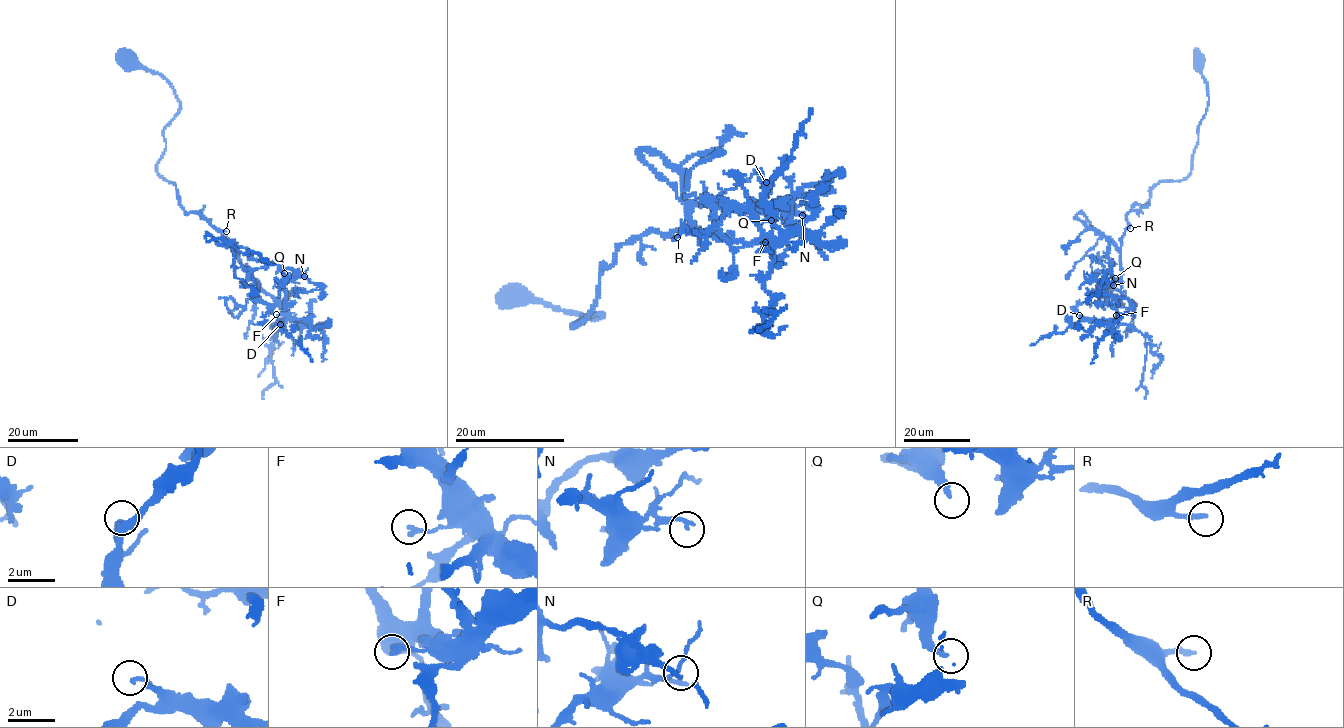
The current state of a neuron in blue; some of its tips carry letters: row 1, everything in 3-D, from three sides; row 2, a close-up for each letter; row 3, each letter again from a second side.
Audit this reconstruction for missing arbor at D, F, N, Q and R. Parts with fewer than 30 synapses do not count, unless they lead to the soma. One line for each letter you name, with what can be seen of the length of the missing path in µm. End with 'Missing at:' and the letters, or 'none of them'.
Missing at: none of them

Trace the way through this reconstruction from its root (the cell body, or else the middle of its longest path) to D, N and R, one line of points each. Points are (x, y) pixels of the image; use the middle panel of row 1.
D: (517, 300), (602, 315), (573, 327), (595, 302), (602, 268), (652, 230), (778, 240), (766, 182)
N: (517, 300), (602, 315), (573, 327), (622, 245), (687, 227), (757, 243), (776, 220), (770, 207), (802, 215)
R: (517, 300), (597, 319), (602, 315), (572, 325), (591, 310), (599, 273), (622, 245), (652, 230), (677, 237)

